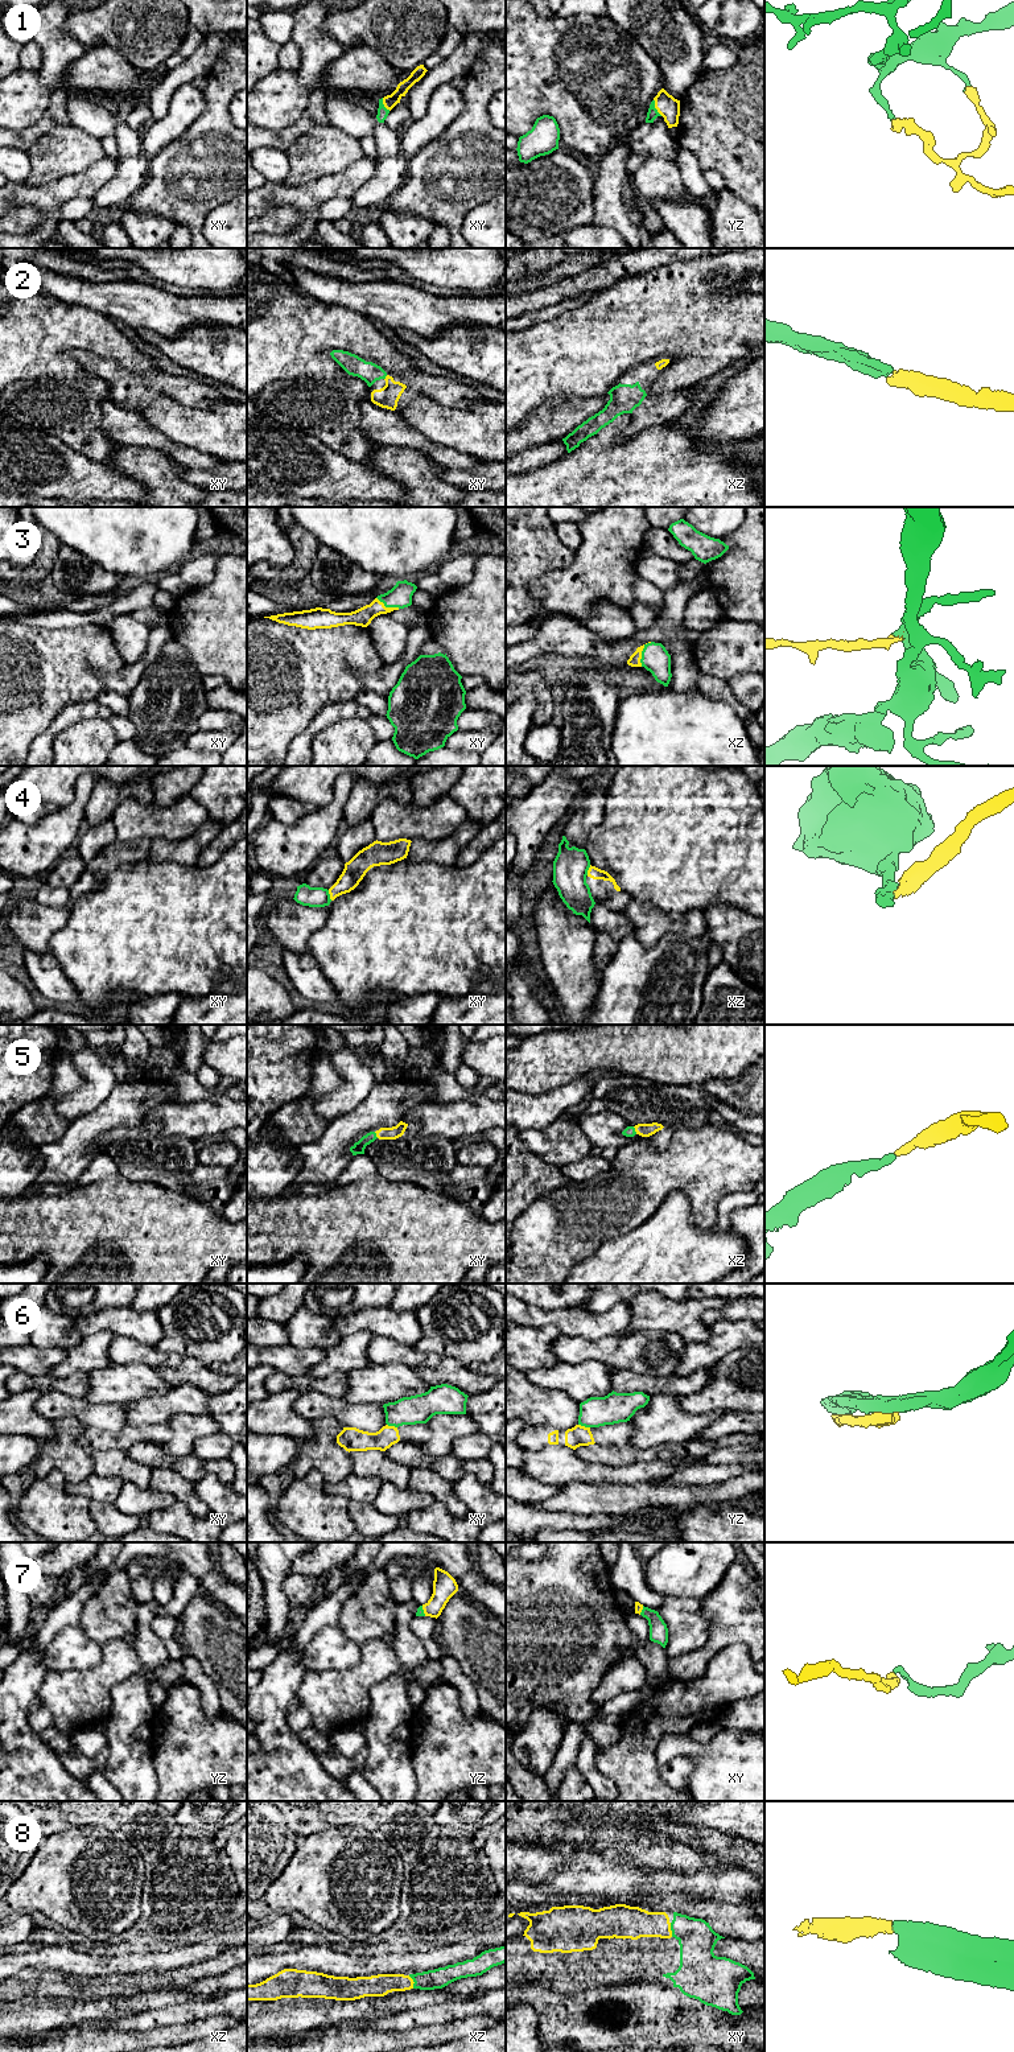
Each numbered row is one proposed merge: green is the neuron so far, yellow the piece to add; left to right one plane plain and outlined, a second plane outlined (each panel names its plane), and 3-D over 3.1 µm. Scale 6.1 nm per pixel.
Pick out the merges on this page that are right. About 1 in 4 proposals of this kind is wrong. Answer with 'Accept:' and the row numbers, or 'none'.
Accept: 1, 2, 3, 5, 7, 8

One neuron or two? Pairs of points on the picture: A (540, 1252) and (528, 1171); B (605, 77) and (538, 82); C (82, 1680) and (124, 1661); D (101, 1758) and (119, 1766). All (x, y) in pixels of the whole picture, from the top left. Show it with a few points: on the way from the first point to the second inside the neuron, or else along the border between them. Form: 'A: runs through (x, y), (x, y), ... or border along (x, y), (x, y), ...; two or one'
A: border along (560, 1187), (540, 1195), (519, 1216); two
B: runs through (588, 77), (555, 77); one
C: runs through (93, 1680), (101, 1680), (114, 1668); one
D: border along (107, 1743), (108, 1760), (102, 1771); two

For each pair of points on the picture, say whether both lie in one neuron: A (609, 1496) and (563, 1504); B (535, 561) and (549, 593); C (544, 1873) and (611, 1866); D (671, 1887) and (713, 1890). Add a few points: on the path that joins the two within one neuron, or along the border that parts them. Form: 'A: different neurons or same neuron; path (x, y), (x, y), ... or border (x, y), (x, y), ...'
A: same neuron; path (597, 1499), (574, 1499)
B: different neurons; border (569, 560), (531, 584), (539, 605)
C: same neuron; path (561, 1873), (594, 1873)
D: same neuron; path (681, 1887), (703, 1887)

